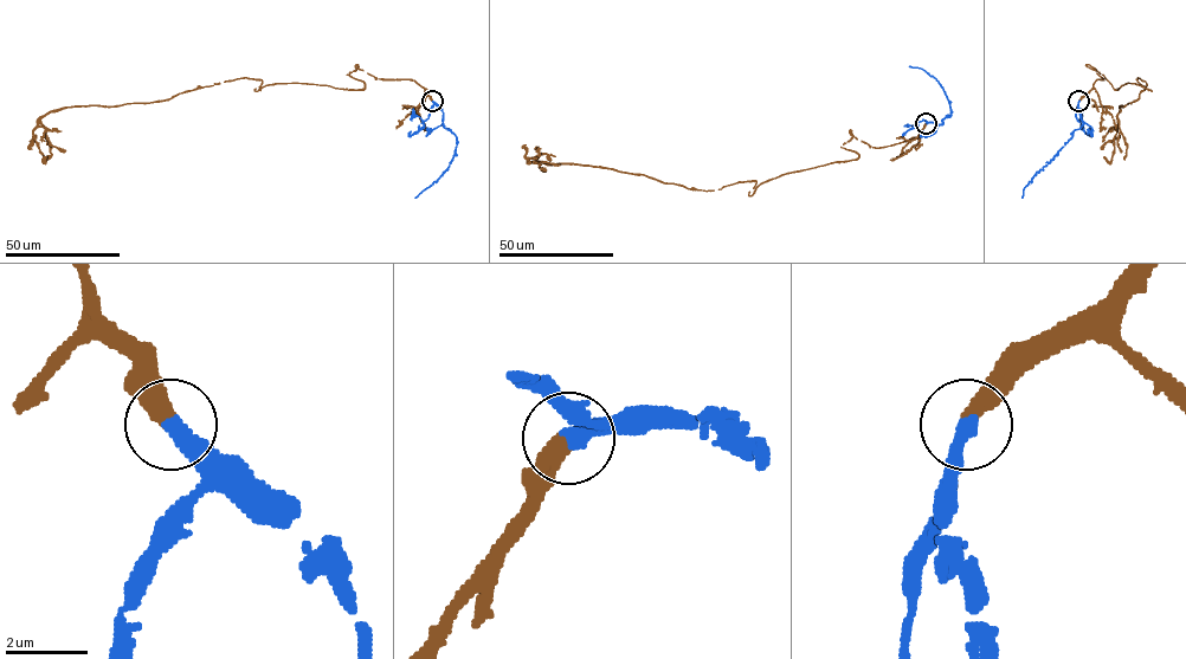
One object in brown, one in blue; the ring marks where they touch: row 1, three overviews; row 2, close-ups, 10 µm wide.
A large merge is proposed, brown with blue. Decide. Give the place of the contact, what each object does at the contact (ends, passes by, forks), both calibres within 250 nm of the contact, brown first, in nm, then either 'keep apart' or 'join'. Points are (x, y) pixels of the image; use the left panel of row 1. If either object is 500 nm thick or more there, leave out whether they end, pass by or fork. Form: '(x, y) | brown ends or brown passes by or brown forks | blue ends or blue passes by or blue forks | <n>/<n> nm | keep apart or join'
(432, 101) | brown ends | blue ends | 420/400 nm | join

